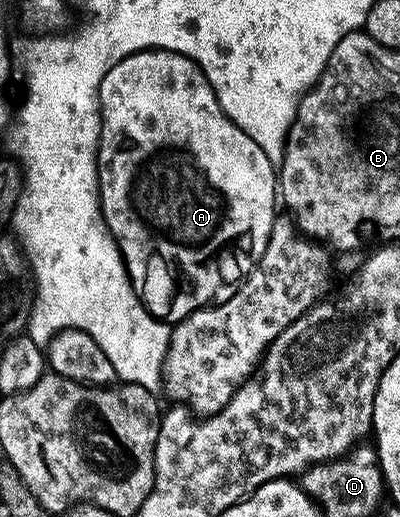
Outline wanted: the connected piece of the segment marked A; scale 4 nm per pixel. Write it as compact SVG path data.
M141 50L116 64L104 76L100 84L100 108L102 109L102 135L98 141L98 199L102 202L102 215L116 241L118 250L126 261L126 270L130 273L130 282L140 288L142 303L152 317L167 324L183 322L192 312L201 310L219 297L221 286L233 287L241 283L256 268L264 256L264 248L270 239L272 224L276 217L274 198L280 194L280 178L275 163L264 156L260 144L248 136L220 108L212 84L208 84L205 70L201 70L192 59L180 52L171 50Z

